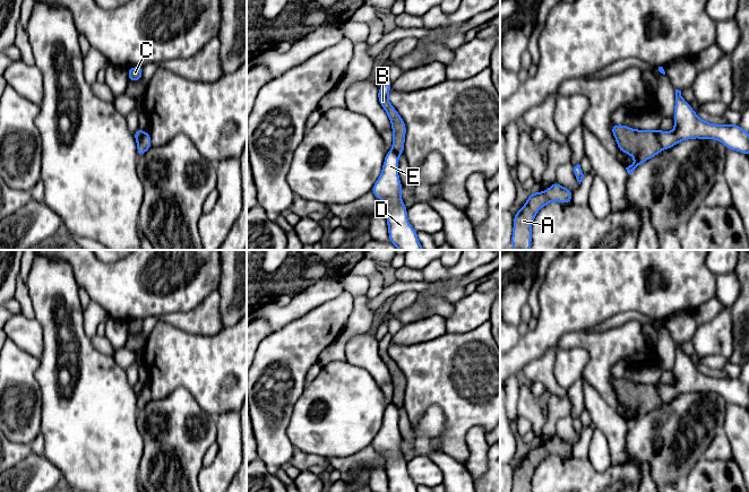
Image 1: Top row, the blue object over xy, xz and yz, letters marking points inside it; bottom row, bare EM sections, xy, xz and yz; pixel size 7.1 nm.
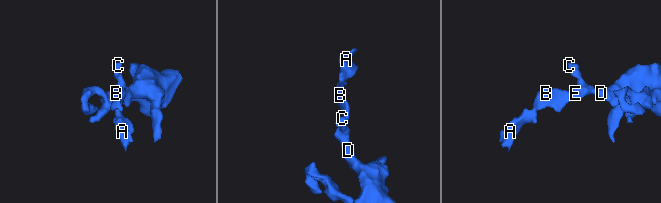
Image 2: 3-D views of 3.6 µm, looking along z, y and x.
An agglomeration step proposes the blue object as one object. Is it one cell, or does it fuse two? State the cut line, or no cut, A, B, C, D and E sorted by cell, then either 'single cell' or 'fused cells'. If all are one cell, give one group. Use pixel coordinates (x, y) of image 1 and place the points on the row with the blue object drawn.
cut in yz along (655, 131), (662, 148); A B / C D E; fused cells

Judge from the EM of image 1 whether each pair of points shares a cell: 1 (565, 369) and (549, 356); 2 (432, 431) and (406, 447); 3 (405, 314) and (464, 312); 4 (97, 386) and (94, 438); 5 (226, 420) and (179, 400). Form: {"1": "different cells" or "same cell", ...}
{"1": "different cells", "2": "same cell", "3": "different cells", "4": "same cell", "5": "different cells"}

